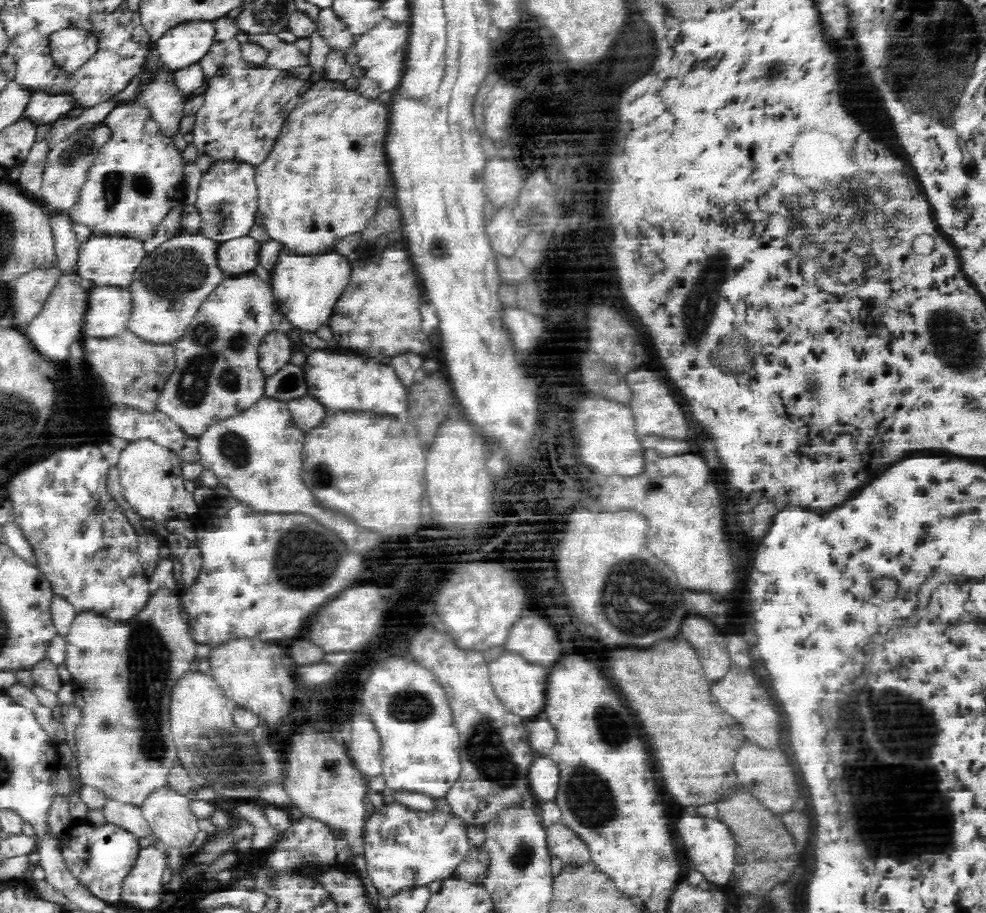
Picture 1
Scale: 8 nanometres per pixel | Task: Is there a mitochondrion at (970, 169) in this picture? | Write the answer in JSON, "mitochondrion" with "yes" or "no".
{"mitochondrion":"no"}

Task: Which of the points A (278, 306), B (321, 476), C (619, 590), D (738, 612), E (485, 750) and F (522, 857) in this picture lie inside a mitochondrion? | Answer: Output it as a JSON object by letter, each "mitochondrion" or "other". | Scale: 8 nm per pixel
{"A":"other","B":"mitochondrion","C":"mitochondrion","D":"other","E":"mitochondrion","F":"mitochondrion"}

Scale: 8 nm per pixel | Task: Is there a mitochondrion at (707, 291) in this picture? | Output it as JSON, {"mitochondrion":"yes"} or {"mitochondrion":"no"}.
{"mitochondrion":"yes"}

